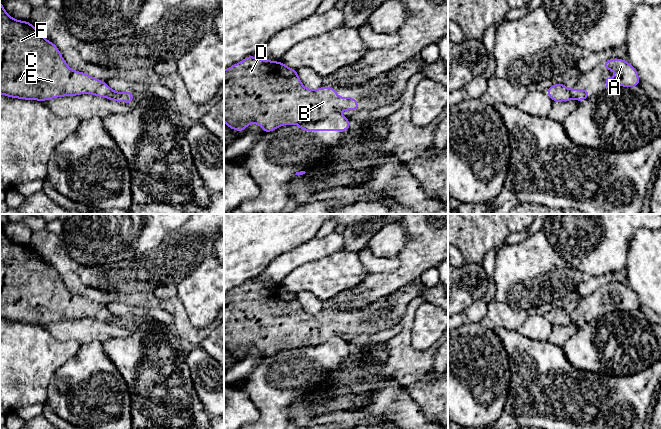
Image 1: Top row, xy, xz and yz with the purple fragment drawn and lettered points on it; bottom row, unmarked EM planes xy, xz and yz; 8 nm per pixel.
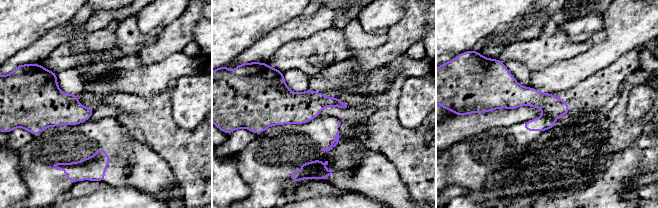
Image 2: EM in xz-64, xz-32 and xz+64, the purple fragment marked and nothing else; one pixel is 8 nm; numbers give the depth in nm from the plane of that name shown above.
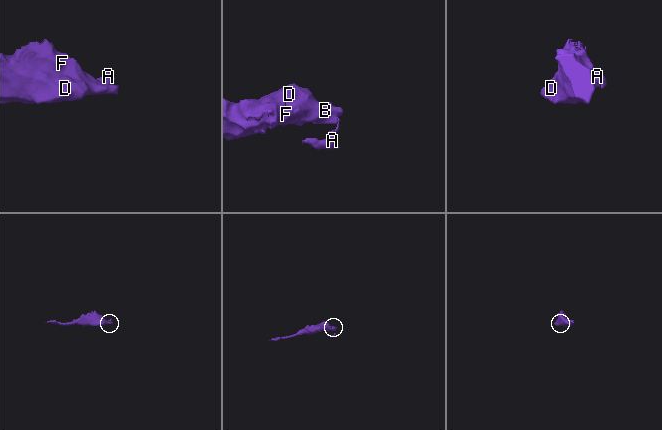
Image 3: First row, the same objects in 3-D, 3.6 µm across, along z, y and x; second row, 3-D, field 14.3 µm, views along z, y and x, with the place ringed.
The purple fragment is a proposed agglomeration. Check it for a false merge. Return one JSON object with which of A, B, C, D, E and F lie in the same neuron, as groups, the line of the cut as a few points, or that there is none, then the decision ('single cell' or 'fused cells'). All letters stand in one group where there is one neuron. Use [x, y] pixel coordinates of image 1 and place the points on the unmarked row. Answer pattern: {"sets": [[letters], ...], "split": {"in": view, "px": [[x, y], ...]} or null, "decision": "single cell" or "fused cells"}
{"sets": [["A"], ["B", "C", "D", "E", "F"]], "split": {"in": "xz", "px": [[338, 335], [331, 336], [319, 344], [303, 345], [299, 348]]}, "decision": "fused cells"}

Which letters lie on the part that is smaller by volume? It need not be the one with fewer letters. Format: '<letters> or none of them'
A

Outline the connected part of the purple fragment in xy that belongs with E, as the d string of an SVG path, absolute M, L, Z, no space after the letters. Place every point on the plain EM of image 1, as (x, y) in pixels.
M0 226L0 318L10 322L37 324L40 326L64 320L84 317L110 323L115 326L134 326L132 315L117 316L105 305L84 296L72 294L62 281L58 271L45 263L30 245L12 242Z

